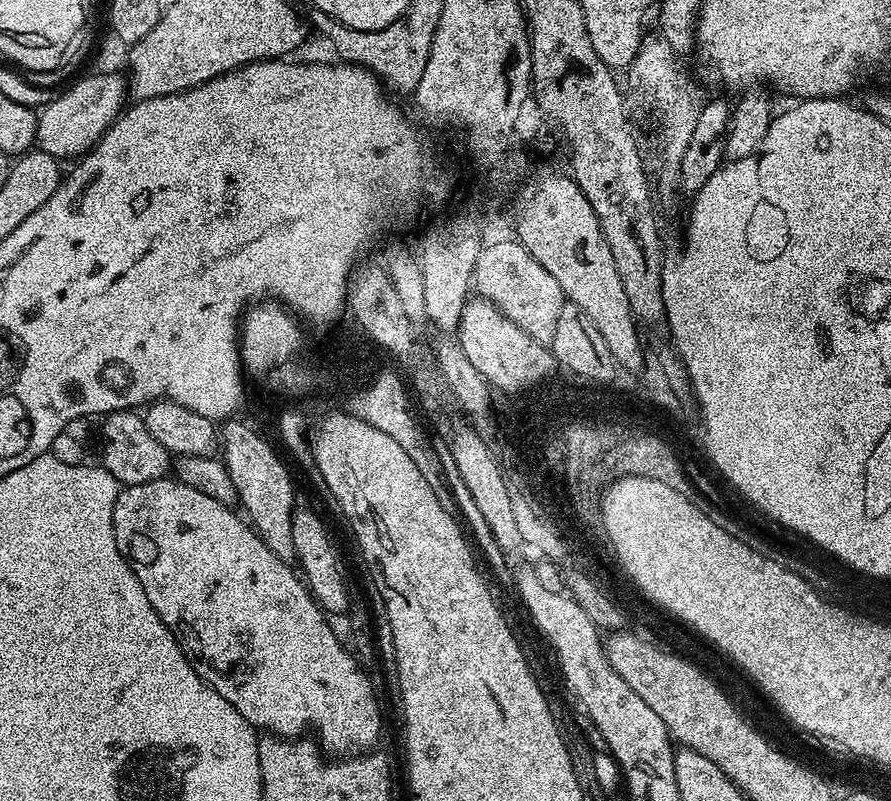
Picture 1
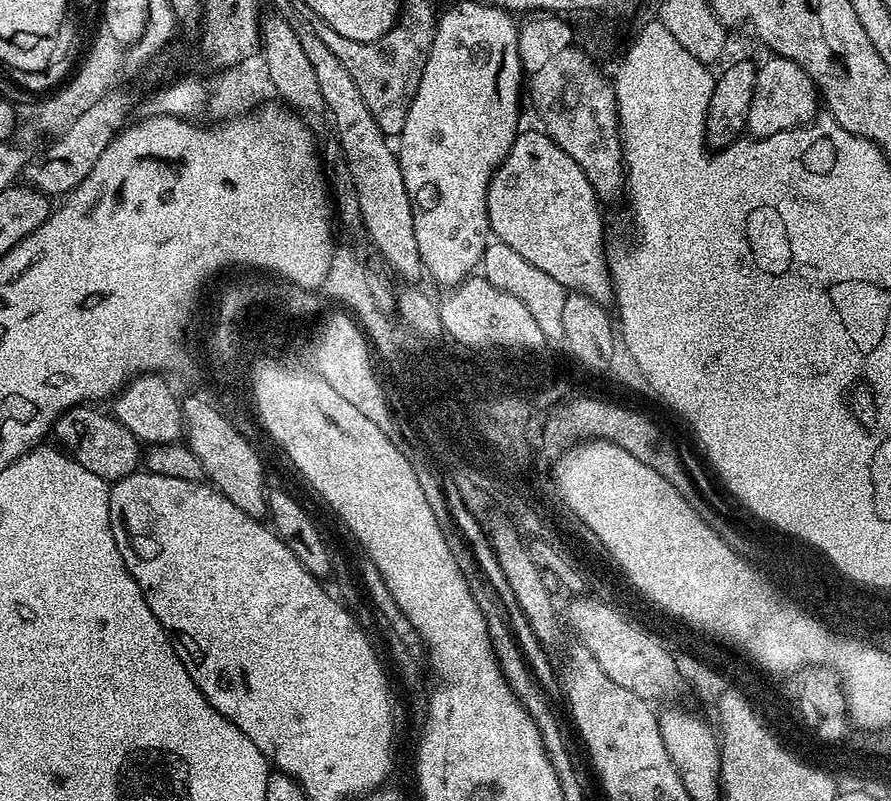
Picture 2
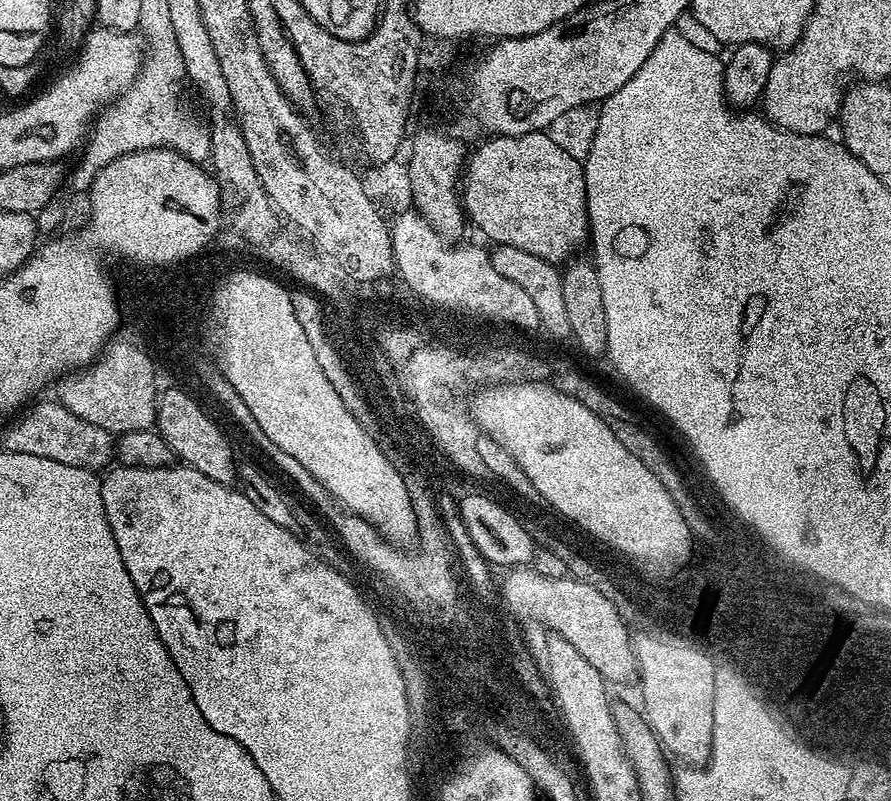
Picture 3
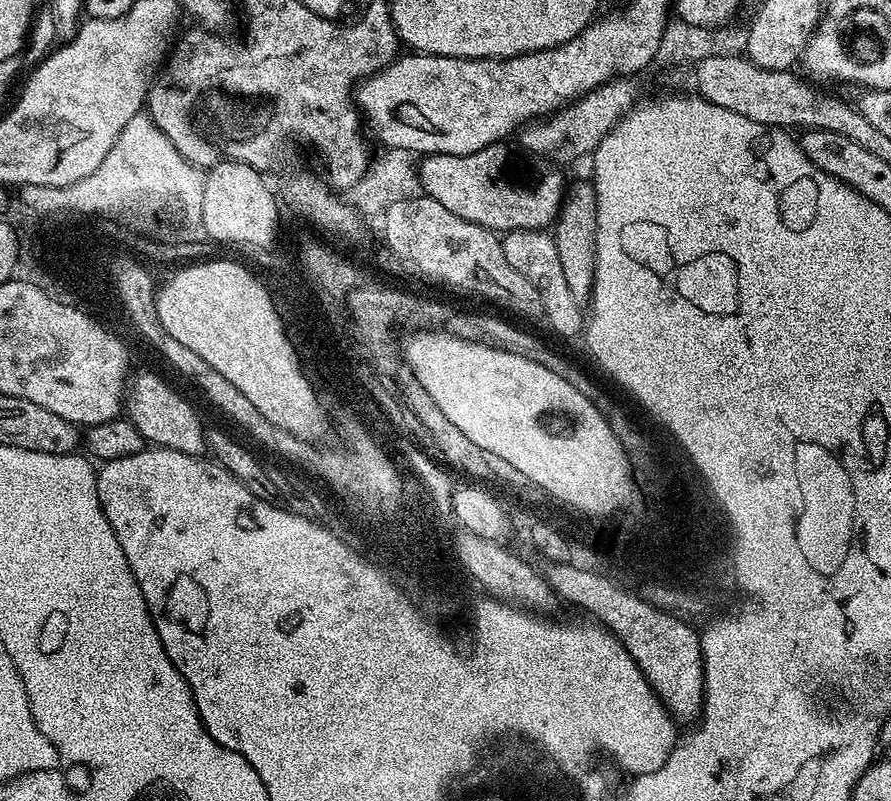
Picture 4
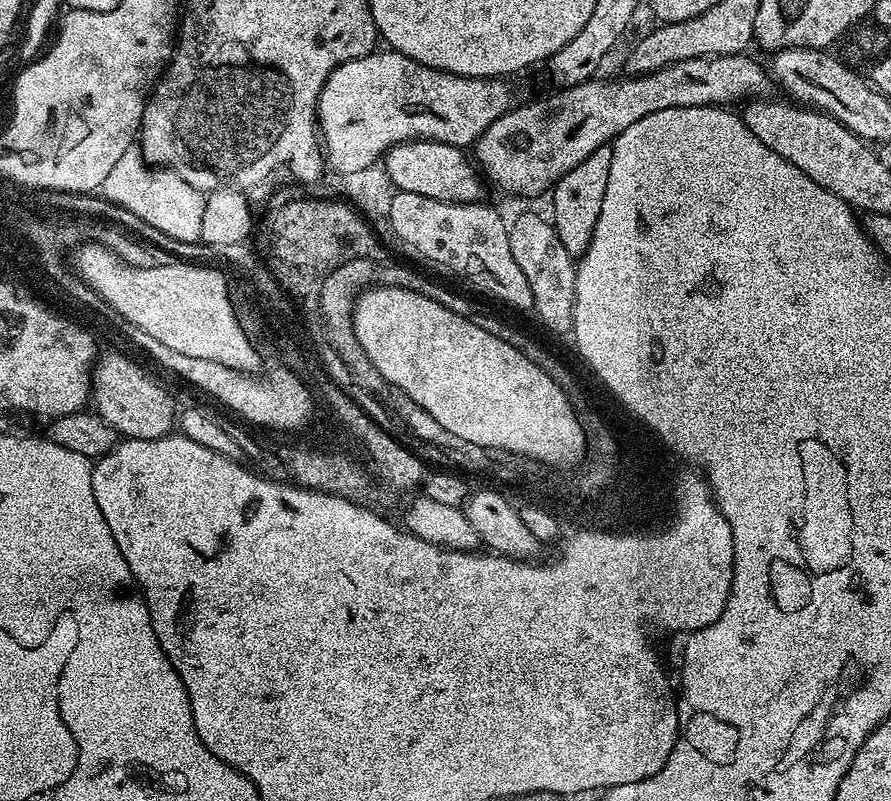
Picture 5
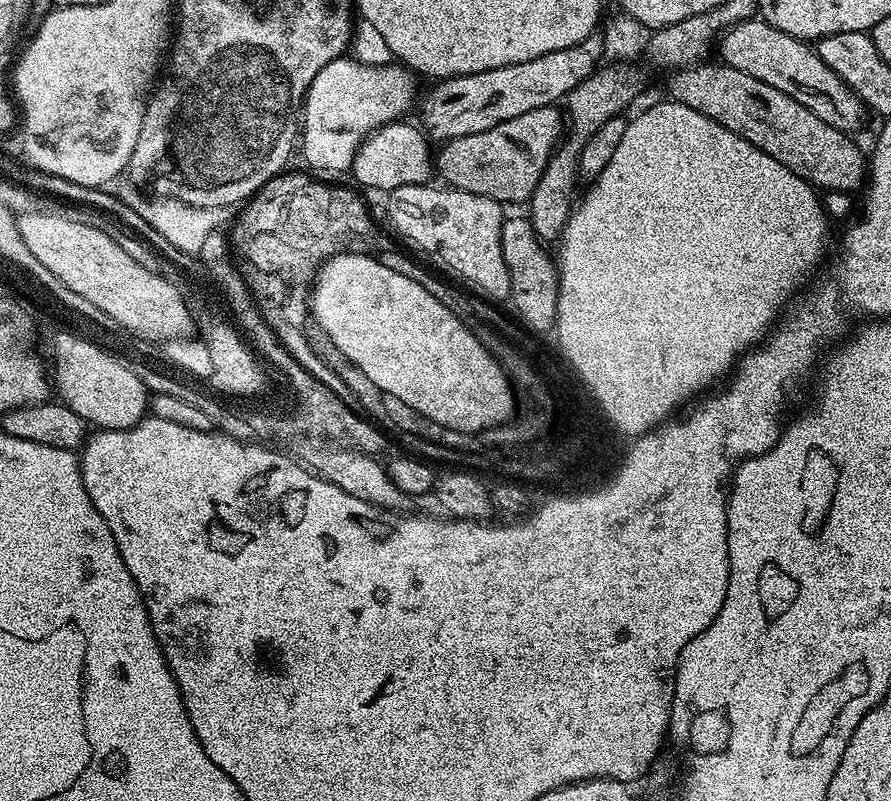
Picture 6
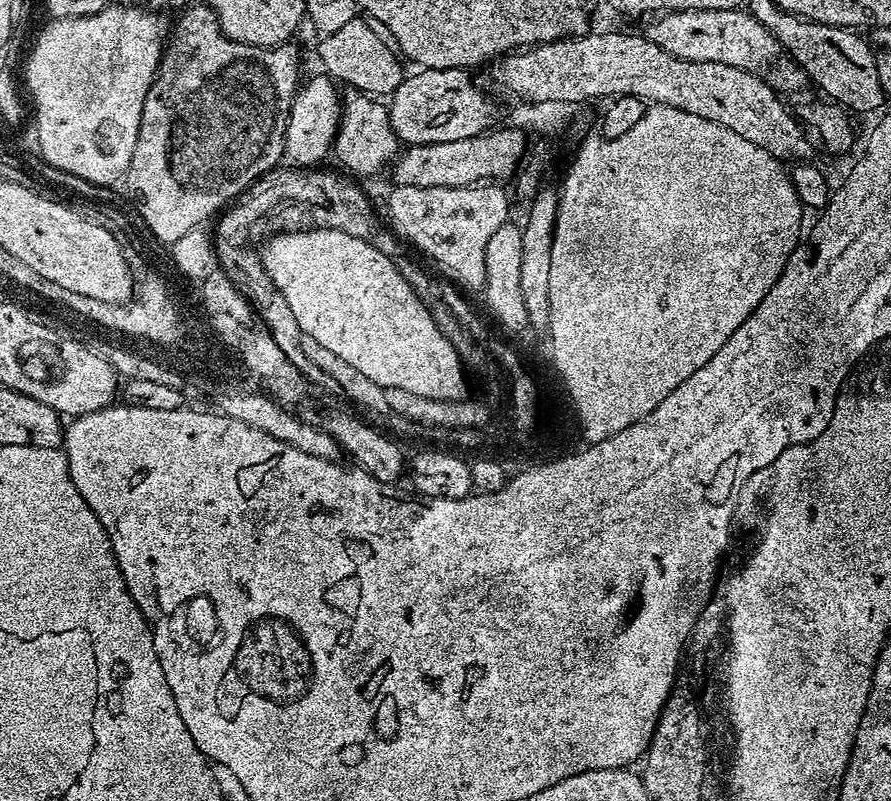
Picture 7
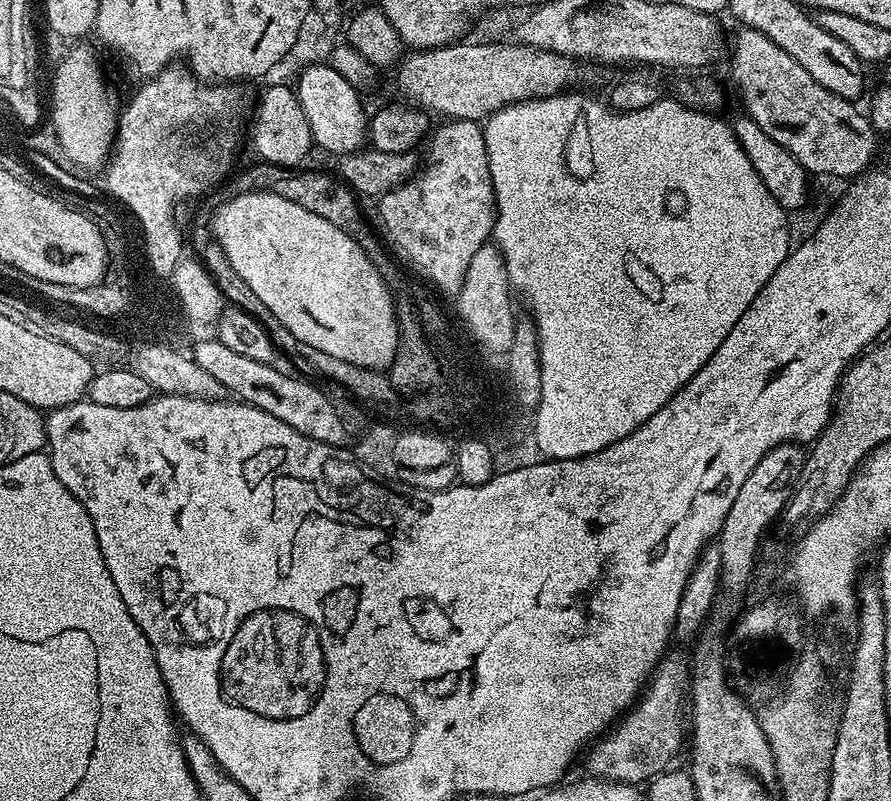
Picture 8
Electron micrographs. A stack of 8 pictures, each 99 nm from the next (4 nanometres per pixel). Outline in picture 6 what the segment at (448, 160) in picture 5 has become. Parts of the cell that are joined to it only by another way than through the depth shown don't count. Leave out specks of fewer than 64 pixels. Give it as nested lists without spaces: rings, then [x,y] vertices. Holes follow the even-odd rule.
[[[393,120],[391,124],[384,124],[371,132],[360,143],[350,172],[356,175],[357,182],[365,189],[380,187],[389,193],[403,184],[428,184],[431,181],[431,176],[434,176],[434,152],[428,149],[429,137],[415,123],[408,123]]]

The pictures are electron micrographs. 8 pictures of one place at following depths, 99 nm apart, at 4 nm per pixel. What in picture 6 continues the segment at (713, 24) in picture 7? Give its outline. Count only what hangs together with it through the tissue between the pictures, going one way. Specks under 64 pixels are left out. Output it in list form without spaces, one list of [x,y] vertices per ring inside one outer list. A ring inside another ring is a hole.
[[[763,18],[744,20],[729,28],[719,37],[718,52],[719,48],[719,59],[723,63],[750,74],[750,78],[766,82],[766,86],[774,86],[774,90],[782,90],[782,94],[790,94],[794,102],[802,102],[806,110],[818,114],[822,122],[838,130],[855,133],[860,115],[865,115],[866,109],[858,94],[854,94],[854,90],[850,90],[850,86],[846,86],[826,62],[822,62],[811,43],[770,26]]]

